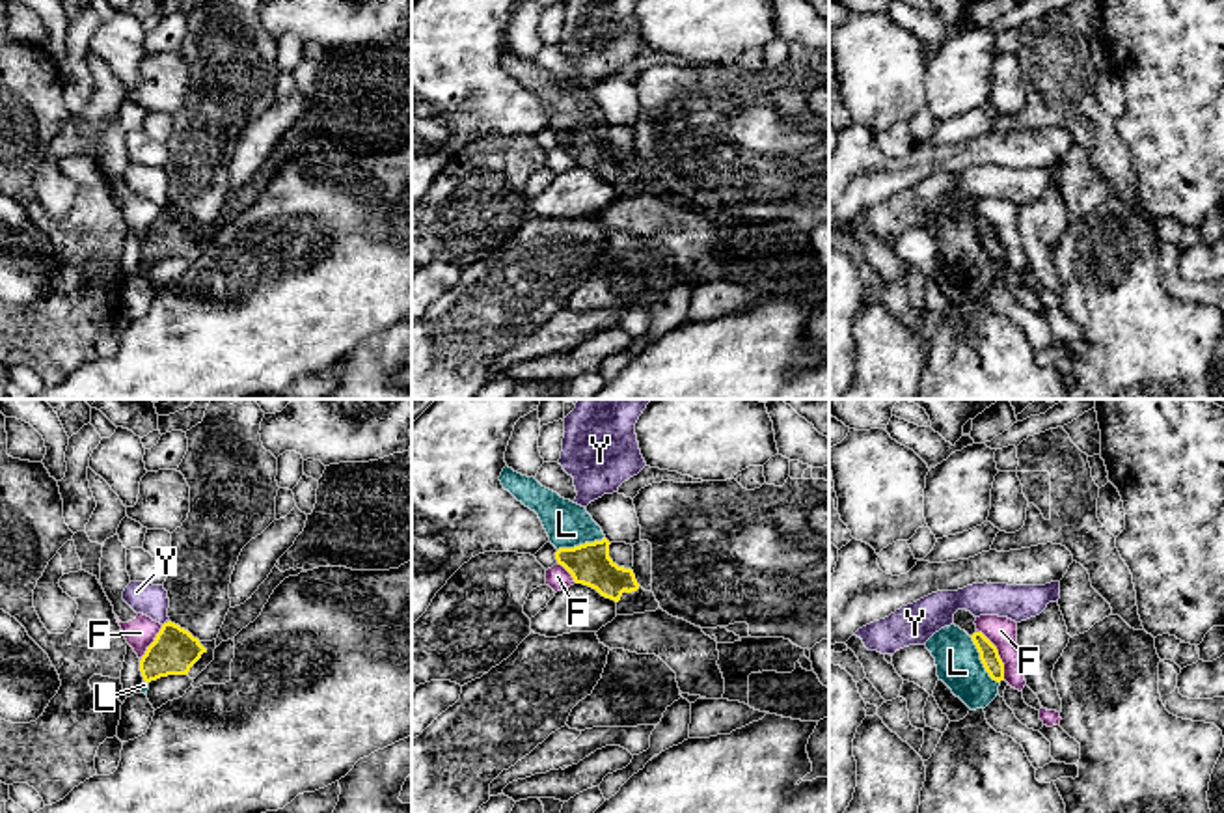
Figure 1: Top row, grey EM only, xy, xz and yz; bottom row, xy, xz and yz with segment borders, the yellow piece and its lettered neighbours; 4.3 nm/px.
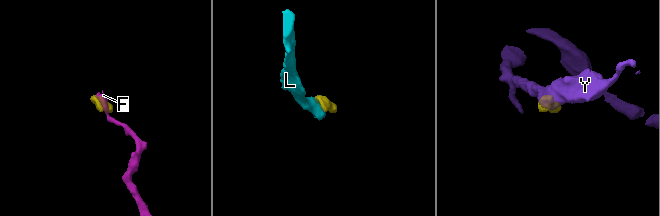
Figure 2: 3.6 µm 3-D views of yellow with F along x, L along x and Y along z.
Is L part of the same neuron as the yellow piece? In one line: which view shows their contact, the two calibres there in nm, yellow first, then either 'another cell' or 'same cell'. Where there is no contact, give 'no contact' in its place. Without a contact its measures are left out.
meets yellow in yz; 80 nm thick on the yellow side, 190 nm on the other; same cell

